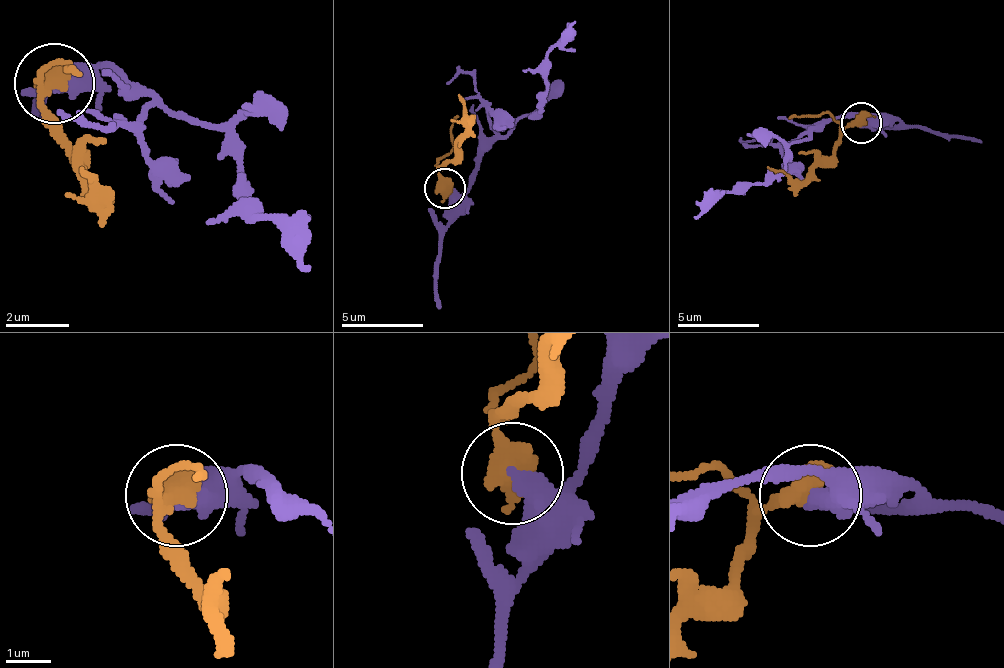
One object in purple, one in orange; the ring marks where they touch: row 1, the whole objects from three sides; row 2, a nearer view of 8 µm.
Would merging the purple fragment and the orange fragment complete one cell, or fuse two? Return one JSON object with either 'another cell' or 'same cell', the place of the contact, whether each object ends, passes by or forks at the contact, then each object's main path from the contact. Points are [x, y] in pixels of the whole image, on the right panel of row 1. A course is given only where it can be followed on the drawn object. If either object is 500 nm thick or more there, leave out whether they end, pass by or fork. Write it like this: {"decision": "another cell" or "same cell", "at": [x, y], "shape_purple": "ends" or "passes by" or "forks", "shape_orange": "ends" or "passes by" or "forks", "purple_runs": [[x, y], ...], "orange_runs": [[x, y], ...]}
{"decision": "another cell", "at": [861, 123], "purple_runs": [[862, 126], [866, 118], [858, 113], [829, 118], [788, 150], [776, 175], [735, 183], [695, 220]], "orange_runs": [[862, 122], [842, 134], [829, 154], [801, 179], [768, 167]]}

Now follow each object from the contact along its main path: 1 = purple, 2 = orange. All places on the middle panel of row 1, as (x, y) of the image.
1: (443, 189), (460, 193), (468, 185), (480, 156), (533, 115), (541, 103), (545, 62), (574, 22)
2: (443, 189), (439, 169), (456, 156), (456, 140), (468, 128), (460, 95)

